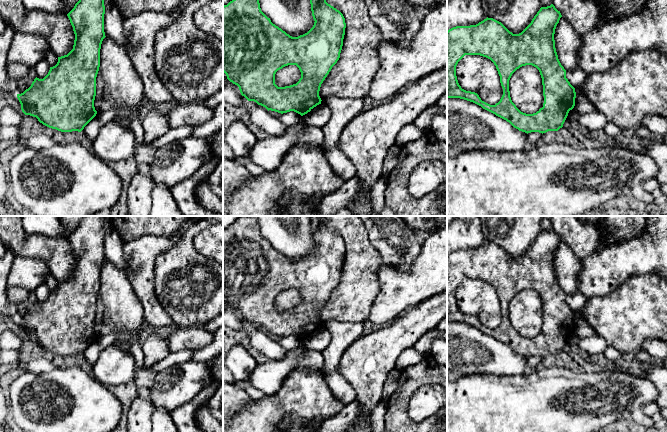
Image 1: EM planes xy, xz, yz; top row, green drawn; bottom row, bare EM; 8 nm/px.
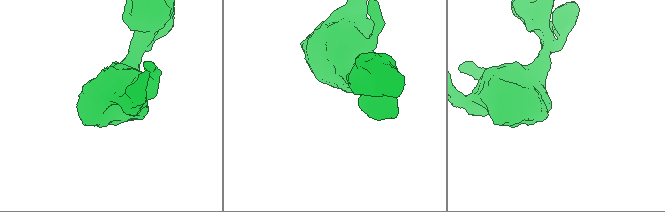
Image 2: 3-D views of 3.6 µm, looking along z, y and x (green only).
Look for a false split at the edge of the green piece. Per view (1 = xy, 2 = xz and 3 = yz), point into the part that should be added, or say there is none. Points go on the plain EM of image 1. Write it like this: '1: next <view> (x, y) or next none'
1: next none
2: next none
3: next none

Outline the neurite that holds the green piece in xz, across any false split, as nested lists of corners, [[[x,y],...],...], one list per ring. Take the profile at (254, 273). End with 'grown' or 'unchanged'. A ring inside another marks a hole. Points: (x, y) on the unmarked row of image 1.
[[[241,216],[223,230],[223,296],[230,306],[239,311],[241,319],[248,325],[254,325],[268,335],[281,338],[294,335],[301,340],[321,328],[320,311],[340,282],[346,247],[343,238],[326,226],[326,216],[310,216],[310,228],[314,249],[307,257],[298,261],[290,260],[271,246],[261,235],[256,216]],[[288,289],[296,289],[301,296],[301,302],[296,308],[278,311],[275,308],[275,298]]]; unchanged

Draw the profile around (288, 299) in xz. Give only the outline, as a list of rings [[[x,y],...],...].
[[[288,289],[278,294],[275,298],[275,308],[285,311],[296,308],[301,302],[301,296],[296,289]]]

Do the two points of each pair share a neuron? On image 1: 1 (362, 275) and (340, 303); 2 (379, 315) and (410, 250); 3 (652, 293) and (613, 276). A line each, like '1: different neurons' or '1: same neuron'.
1: same neuron
2: different neurons
3: different neurons

